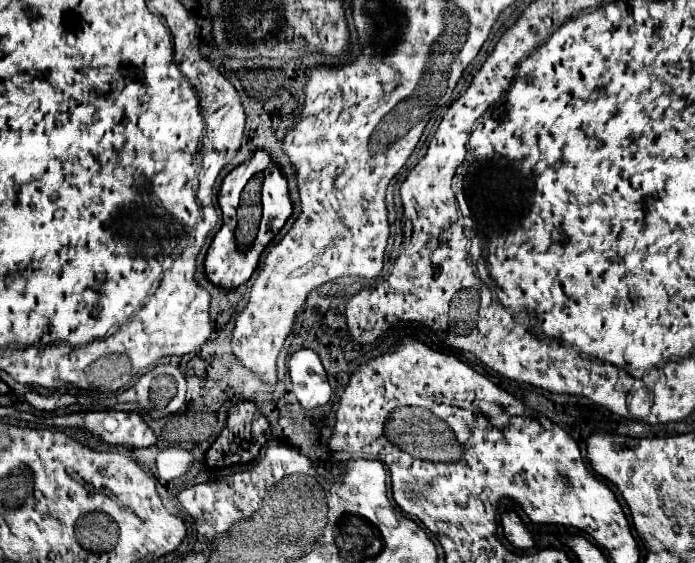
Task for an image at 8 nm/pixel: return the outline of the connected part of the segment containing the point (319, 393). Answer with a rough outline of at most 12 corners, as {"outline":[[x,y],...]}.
{"outline":[[298,350],[288,362],[302,408],[328,404],[332,388],[314,350]]}

